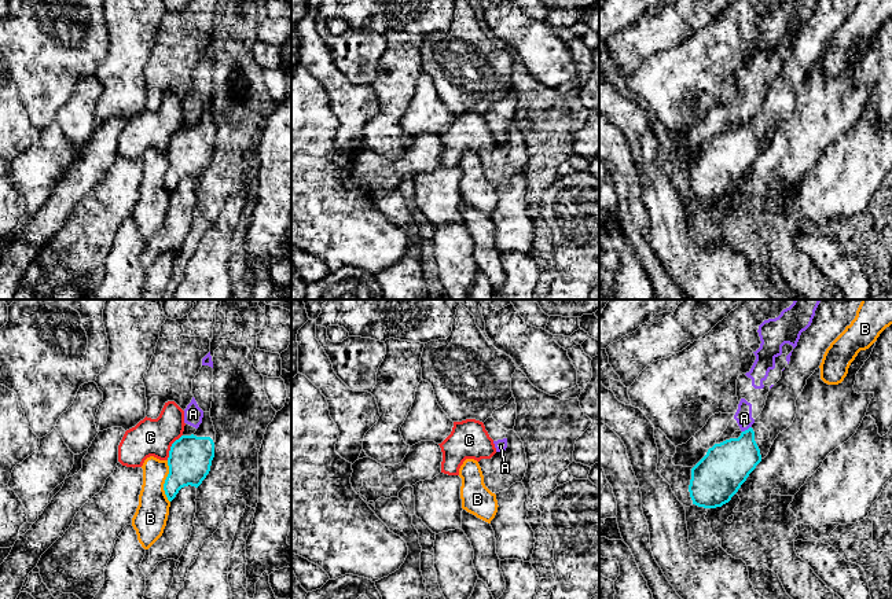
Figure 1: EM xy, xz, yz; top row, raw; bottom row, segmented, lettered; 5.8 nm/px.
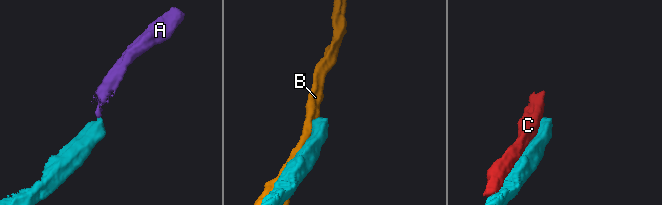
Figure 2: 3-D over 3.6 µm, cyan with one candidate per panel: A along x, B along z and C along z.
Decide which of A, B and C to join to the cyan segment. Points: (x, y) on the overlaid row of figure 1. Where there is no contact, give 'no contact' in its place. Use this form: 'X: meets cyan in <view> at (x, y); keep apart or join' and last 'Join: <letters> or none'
A: meets cyan in yz at (748, 429); keep apart
B: meets cyan in xy at (165, 481); keep apart
C: meets cyan in xy at (171, 447); keep apart
Join: none

